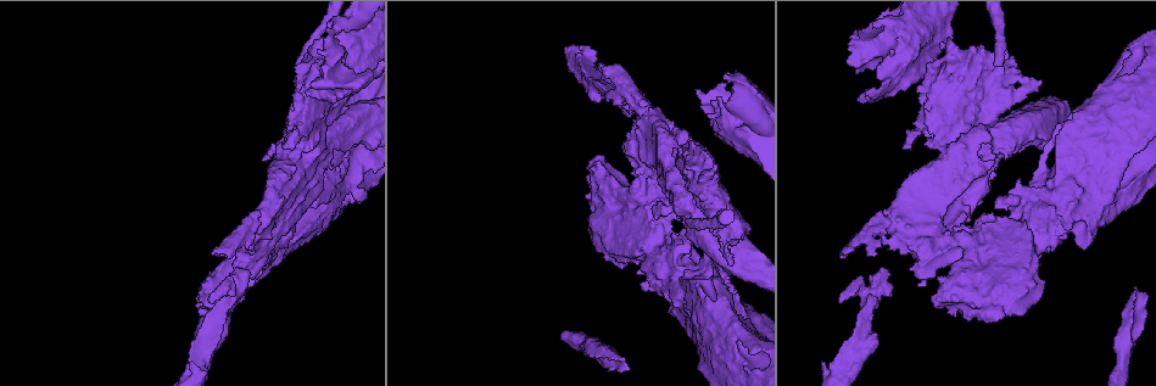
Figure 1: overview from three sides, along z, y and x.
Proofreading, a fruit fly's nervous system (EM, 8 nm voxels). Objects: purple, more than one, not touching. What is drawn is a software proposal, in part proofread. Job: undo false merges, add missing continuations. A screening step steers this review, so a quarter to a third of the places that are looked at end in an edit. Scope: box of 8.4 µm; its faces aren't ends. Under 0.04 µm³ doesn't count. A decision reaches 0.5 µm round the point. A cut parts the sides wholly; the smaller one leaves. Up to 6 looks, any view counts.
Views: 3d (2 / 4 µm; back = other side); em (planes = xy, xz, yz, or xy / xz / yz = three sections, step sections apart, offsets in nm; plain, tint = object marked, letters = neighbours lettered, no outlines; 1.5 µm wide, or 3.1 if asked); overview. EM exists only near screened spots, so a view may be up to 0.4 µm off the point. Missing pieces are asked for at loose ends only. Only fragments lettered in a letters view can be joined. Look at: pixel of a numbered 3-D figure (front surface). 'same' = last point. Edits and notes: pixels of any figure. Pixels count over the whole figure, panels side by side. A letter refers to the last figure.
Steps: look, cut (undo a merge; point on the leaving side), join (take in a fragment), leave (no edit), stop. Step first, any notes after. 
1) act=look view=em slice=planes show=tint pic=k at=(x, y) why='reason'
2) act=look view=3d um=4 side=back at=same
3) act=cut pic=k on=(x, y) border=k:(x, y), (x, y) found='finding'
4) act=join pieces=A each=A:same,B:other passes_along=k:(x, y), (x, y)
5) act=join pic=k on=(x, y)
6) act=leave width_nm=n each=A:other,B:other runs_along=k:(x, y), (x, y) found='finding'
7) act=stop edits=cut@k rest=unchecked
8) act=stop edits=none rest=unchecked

act=look view=em slice=xz step=4 show=tint pic=1 at=(641, 283) why='an open end'

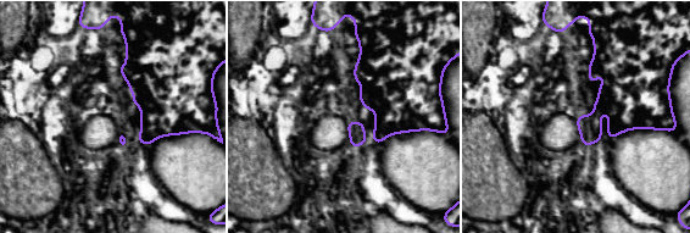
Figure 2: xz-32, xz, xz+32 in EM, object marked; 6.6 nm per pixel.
act=look view=em slice=planes show=letters at=same why='another direction'

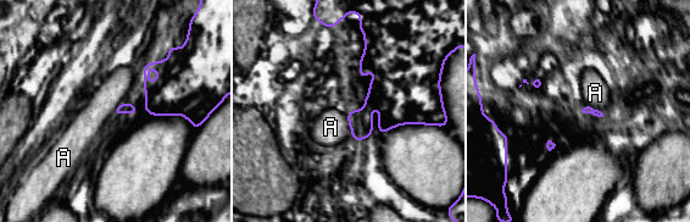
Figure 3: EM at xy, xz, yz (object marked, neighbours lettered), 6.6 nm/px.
act=leave each=A:other border=3:(345, 115), (351, 137), (355, 140) found='none of them fits'

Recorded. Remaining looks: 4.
act=look view=3d um=4 pic=1 at=(1136, 286) why='branch stops here'

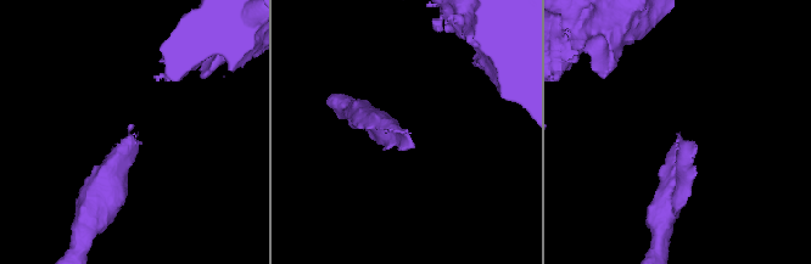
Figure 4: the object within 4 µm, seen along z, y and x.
act=look view=em slice=planes show=letters pic=4 at=(137, 134) why='need the tissue'

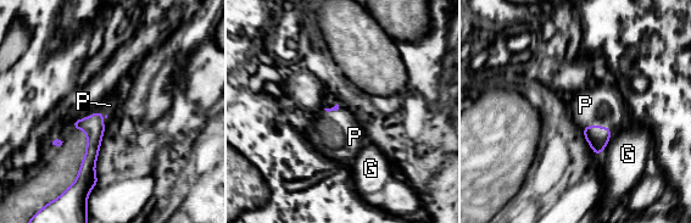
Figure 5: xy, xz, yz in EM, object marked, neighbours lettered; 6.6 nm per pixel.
act=join pieces=P longest_contact=P:220nm each=G:other,P:same passes_along=5:(93, 126), (92, 113), (110, 105) found='it goes on there'

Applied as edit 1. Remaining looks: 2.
act=look view=em slice=yz step=4 show=tint pic=1 at=(302, 85) why='branch stops here'

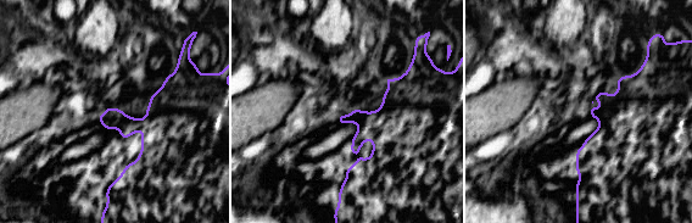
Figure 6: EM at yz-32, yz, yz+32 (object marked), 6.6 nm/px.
act=look view=em slice=planes show=letters at=same why='another direction'

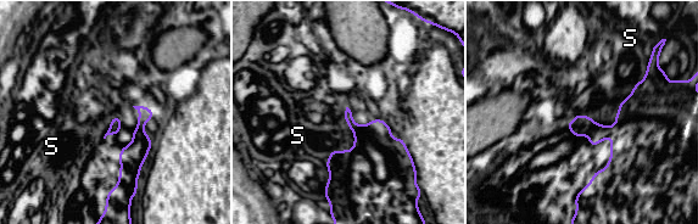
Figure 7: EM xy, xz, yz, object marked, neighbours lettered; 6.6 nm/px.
act=leave each=S:other found='none of them fits'

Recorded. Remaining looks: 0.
act=stop edits=join@5 rest=unchecked

